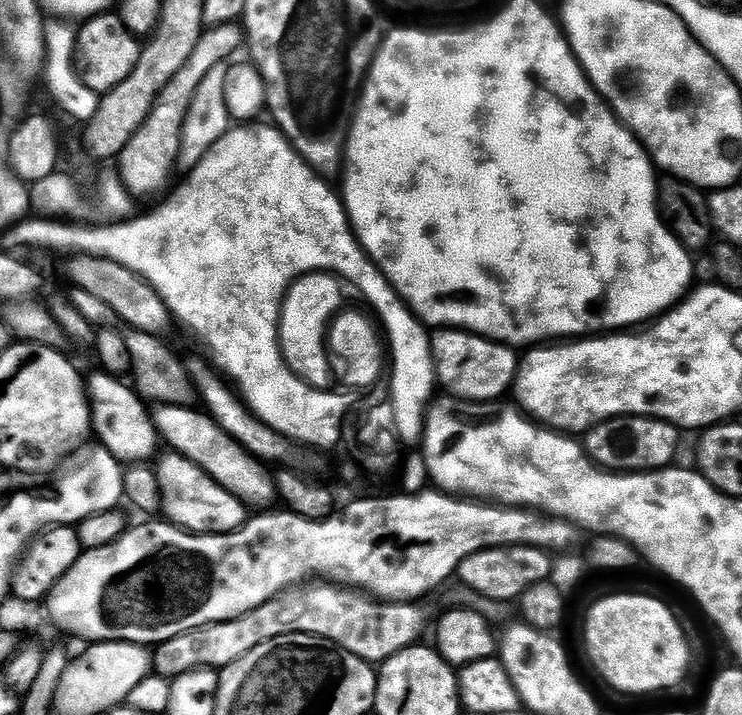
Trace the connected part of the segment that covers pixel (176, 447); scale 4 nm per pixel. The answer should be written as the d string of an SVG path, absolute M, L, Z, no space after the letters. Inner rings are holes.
M166 404L157 407L154 412L154 423L156 431L160 433L161 441L165 445L169 444L171 451L177 456L185 456L190 462L194 462L204 471L210 478L214 478L214 482L218 482L218 486L222 486L227 492L232 492L252 510L268 510L273 507L272 503L277 503L278 493L276 491L276 481L273 473L256 457L251 456L246 449L243 448L234 438L230 438L230 434L226 434L226 430L222 430L222 426L218 426L216 421L208 415L207 411L199 410L192 406L183 406Z

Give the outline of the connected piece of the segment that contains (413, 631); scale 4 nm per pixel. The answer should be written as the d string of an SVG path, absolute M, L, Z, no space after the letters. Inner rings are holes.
M316 582L282 592L239 620L207 624L204 628L178 634L178 638L170 638L165 644L155 645L154 672L157 676L175 678L199 668L219 670L250 654L250 650L262 646L262 642L293 634L328 640L369 664L379 666L419 641L416 639L420 636L424 616L416 607L412 602L381 602L356 590Z

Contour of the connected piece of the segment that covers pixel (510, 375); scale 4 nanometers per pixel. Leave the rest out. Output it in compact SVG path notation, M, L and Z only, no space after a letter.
M445 328L431 337L432 365L436 368L439 387L445 388L453 400L471 400L474 404L496 402L504 391L516 383L518 367L517 349L507 344L497 344L477 336L475 332L466 332L458 328Z

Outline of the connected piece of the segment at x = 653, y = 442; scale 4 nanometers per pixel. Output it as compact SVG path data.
M634 416L606 420L589 428L582 443L592 463L613 473L659 472L673 463L676 447L680 444L681 429L665 420L653 420L651 416Z

